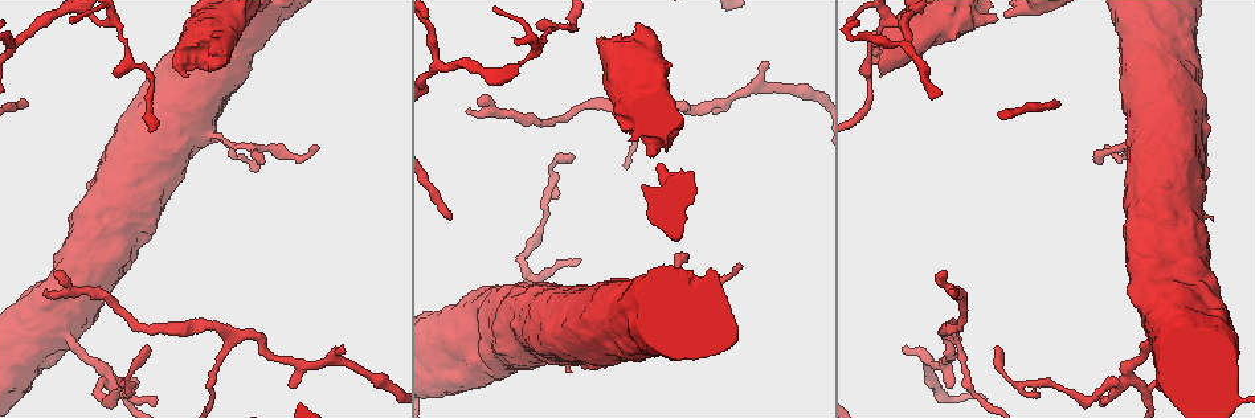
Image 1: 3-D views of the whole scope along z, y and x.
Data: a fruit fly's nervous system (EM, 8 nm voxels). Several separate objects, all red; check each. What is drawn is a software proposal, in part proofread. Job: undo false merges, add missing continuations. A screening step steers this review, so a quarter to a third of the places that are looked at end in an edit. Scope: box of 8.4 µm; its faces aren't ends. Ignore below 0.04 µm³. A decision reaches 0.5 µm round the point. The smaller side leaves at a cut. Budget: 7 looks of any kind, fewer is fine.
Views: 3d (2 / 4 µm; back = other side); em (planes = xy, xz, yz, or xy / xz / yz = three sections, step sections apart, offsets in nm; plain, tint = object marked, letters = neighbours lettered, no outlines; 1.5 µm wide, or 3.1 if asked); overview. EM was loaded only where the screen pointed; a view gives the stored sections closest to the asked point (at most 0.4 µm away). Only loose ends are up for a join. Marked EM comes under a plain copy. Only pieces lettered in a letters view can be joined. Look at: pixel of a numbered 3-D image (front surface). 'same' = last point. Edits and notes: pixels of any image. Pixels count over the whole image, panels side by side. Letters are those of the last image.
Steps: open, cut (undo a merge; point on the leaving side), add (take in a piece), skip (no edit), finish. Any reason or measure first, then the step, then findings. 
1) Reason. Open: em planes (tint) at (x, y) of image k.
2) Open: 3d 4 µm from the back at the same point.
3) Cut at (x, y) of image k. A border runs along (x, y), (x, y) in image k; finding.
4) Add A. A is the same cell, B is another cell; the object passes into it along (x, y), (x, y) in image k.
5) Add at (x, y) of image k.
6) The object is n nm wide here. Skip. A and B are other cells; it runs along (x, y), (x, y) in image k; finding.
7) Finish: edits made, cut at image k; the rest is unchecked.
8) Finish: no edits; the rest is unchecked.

Sharp bend. Open: em planes (letters) at (904, 40) of image 1.

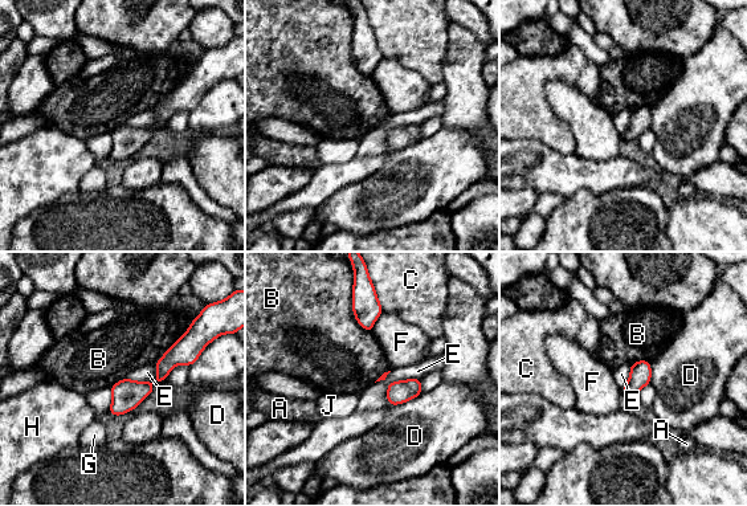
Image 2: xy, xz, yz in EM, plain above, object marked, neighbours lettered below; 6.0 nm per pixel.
The object is 110 nm wide here. Skip. A, B, C, D, E, F, G, H and J are other cells; a border runs along (351, 289), (354, 318), (371, 333) in image 2; continuous, no second neuron.

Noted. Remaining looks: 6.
Thin end. Open: em planes (letters) at (951, 288) of image 1.

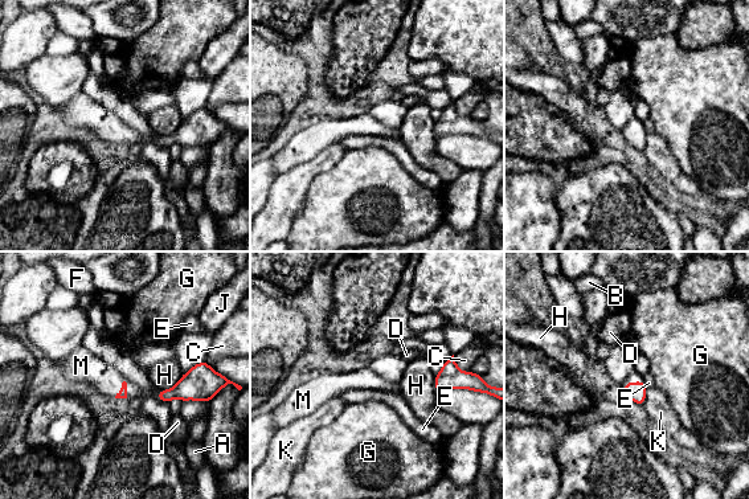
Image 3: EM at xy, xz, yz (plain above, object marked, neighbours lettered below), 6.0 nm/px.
Add M. M is the same cell, A, B, C, D, E, F, G, H, J and K are other cells; the object passes into it along (122, 393), (121, 388), (86, 368) in image 3; the neuron continues.

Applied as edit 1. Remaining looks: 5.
Free end. Open: em yz step 8 (letters) at (137, 387) of image 1.

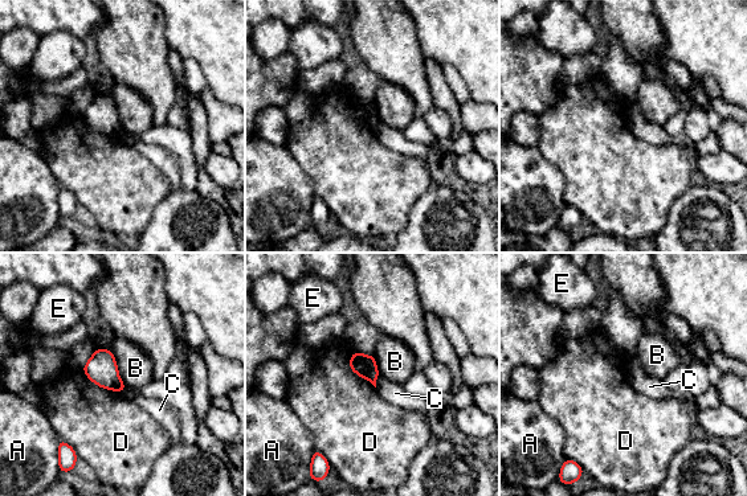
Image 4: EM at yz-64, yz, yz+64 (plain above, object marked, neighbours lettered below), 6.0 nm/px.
Another direction. Open: em planes (letters) at the same point.

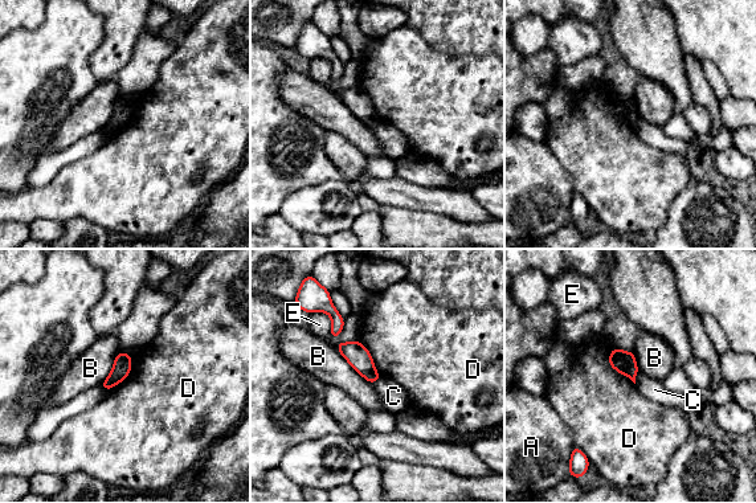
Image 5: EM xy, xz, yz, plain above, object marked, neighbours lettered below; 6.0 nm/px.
Skip. A, B, C, D and E are other cells; a border runs along (612, 348), (609, 364), (634, 384) in image 5; none of them fits.

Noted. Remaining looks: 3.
Finish: edits made, add at image 3; the rest is unchecked.

